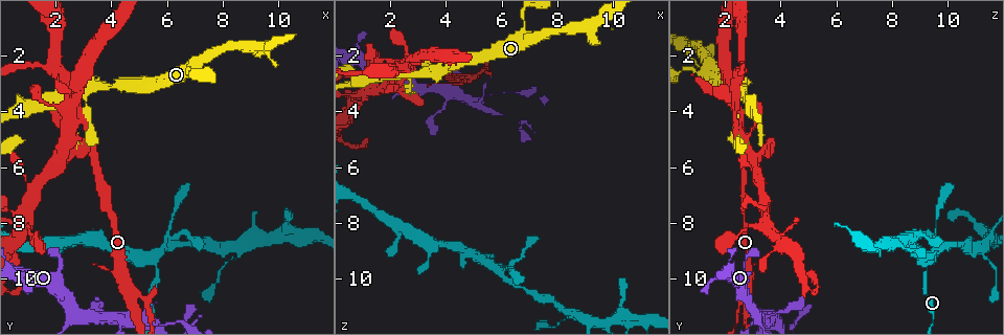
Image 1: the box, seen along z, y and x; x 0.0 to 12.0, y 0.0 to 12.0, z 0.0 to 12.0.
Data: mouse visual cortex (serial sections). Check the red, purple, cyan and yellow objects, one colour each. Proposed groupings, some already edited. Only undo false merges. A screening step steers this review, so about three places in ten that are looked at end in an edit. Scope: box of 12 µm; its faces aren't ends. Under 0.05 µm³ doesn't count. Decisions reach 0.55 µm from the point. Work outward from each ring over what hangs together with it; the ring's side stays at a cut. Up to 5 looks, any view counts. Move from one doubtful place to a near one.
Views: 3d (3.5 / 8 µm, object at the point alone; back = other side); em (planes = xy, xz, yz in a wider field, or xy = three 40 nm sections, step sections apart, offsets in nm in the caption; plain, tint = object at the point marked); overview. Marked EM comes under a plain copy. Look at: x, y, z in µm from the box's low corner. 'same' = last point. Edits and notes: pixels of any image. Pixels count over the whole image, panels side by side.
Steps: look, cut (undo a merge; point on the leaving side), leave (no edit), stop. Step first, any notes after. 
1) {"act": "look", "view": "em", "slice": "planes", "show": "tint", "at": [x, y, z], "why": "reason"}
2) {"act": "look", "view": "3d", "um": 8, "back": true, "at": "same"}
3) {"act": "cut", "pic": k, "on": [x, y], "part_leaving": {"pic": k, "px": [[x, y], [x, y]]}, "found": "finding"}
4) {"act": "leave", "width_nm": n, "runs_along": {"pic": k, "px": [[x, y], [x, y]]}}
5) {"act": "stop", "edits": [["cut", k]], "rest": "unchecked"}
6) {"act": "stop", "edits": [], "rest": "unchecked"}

{"act": "look", "view": "3d", "um": 3.5, "at": [4.2, 11.3, 3.3]}

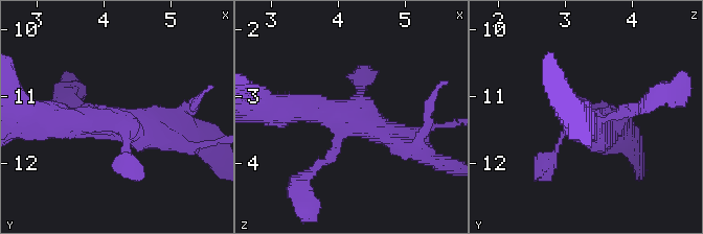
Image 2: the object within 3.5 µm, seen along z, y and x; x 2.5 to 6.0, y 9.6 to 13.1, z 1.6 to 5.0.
{"act": "look", "view": "em", "slice": "xy", "step": 5, "show": "tint", "at": [4.15, 11.40, 3.30], "arms": 4, "arm_widths_nm": [150, 150, 400, 400]}

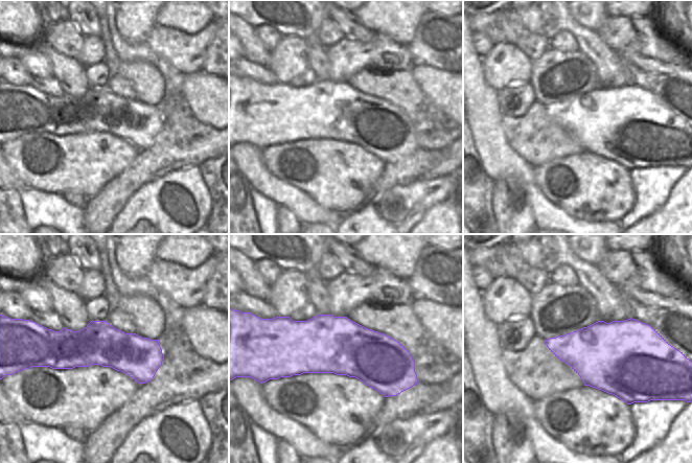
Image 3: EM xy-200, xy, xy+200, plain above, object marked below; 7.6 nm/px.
{"act": "leave", "runs_along": {"pic": 3, "px": [[47, 351], [122, 351], [160, 359]]}, "found": "all the same cell"}

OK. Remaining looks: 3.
{"act": "look", "view": "em", "slice": "xy", "step": 3, "show": "tint", "at": [3.0, 4.5, 2.5], "why": "side arm on a straight run"}

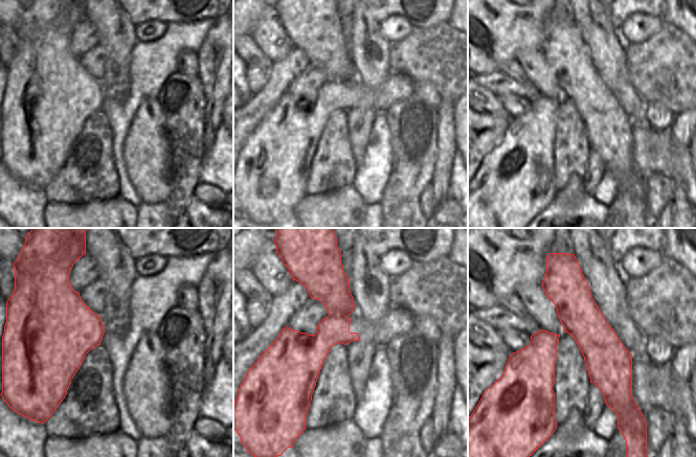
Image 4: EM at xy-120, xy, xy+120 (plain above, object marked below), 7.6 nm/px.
{"act": "look", "view": "3d", "um": 3.5, "at": "same", "why": "see where the arms go"}

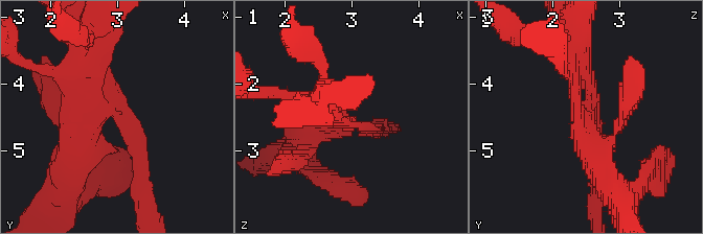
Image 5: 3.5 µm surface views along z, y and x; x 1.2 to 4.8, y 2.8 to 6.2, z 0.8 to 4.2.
{"act": "cut", "pic": 5, "on": [87, 130], "width_nm": 220, "part_leaving": {"pic": 5, "px": [[322, 109], [325, 95], [352, 87]]}, "found": "two cells meet here"}

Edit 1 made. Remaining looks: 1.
{"act": "stop", "edits": [["cut", 5]], "rest": "unchecked"}

